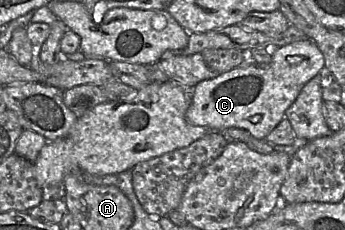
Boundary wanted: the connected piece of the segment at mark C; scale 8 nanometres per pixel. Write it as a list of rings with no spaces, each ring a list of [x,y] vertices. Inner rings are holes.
[[[309,38],[272,49],[272,61],[269,64],[241,65],[195,85],[191,89],[191,104],[186,119],[193,125],[217,131],[245,129],[253,137],[265,139],[285,117],[286,110],[305,84],[324,70],[323,54]]]

